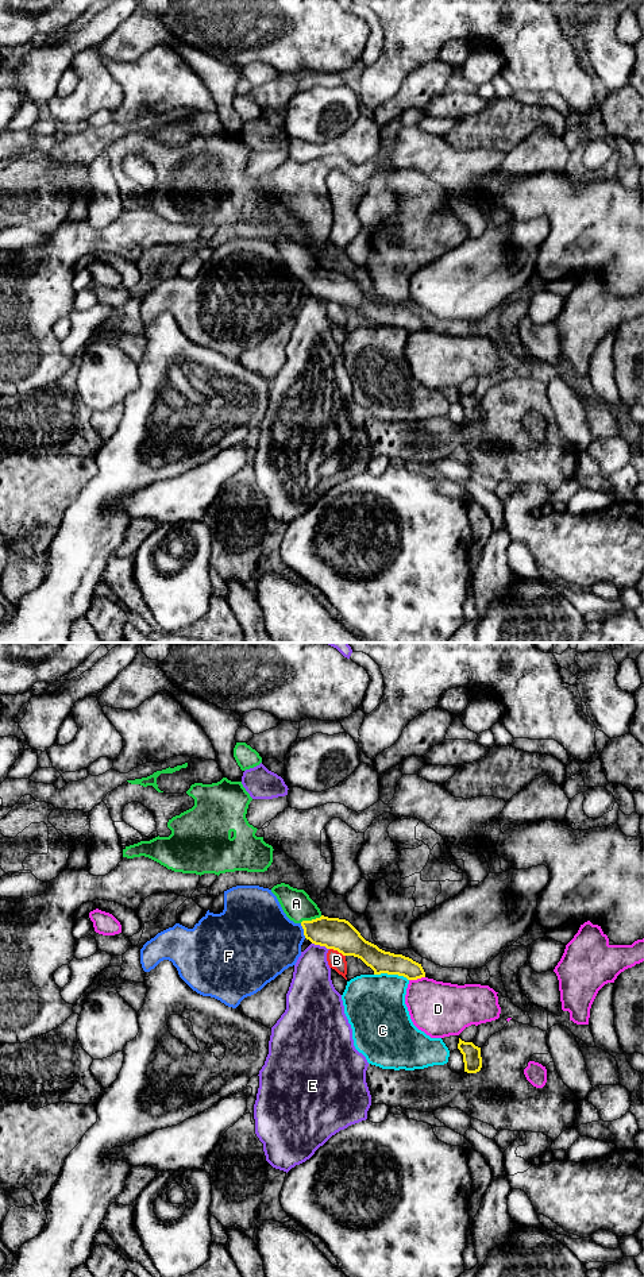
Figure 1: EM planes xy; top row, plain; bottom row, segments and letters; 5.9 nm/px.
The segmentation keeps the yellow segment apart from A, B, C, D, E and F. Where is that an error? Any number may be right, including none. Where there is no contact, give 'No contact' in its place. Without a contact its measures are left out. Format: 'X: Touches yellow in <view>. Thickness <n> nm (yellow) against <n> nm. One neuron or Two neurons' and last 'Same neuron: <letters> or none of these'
A: Touches yellow in xy. Thickness 190 nm (yellow) against 180 nm. One neuron
B: Touches yellow in xy. Thickness 190 nm (yellow) against 100 nm. Two neurons
C: Touches yellow in xy. Thickness 140 nm (yellow) against 360 nm. Two neurons
D: Touches yellow in xy. Thickness 140 nm (yellow) against 320 nm. Two neurons
E: Touches yellow in xy. Thickness 190 nm (yellow) against 240 nm. Two neurons
F: Touches yellow in xy. Thickness 190 nm (yellow) against 400 nm. Two neurons
Same neuron: A

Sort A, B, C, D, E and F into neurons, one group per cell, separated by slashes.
A / B / C / D / E / F

